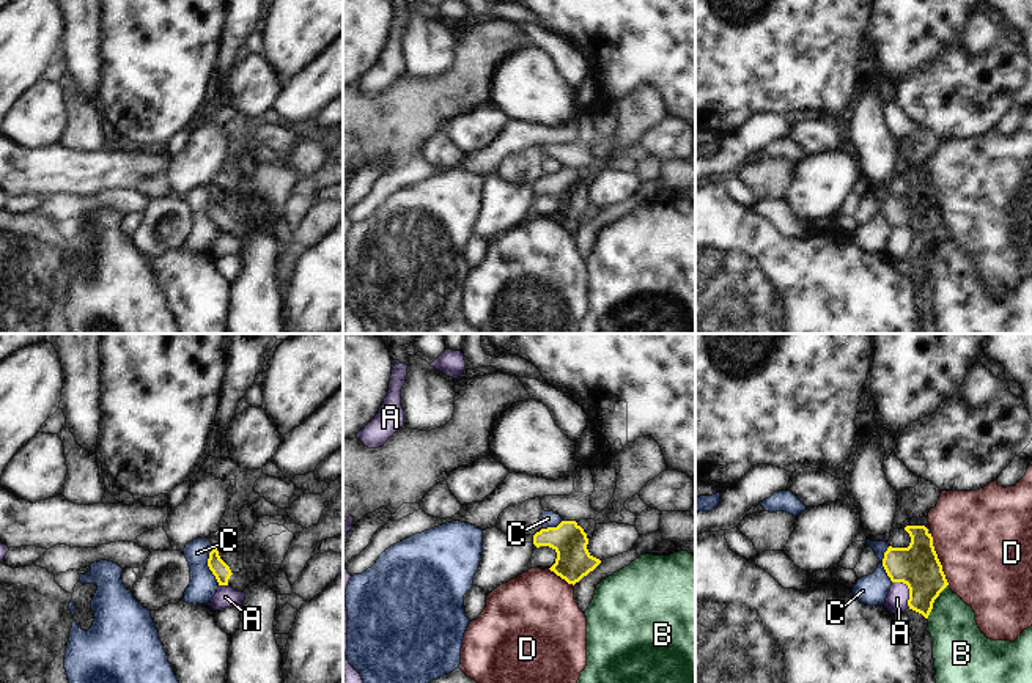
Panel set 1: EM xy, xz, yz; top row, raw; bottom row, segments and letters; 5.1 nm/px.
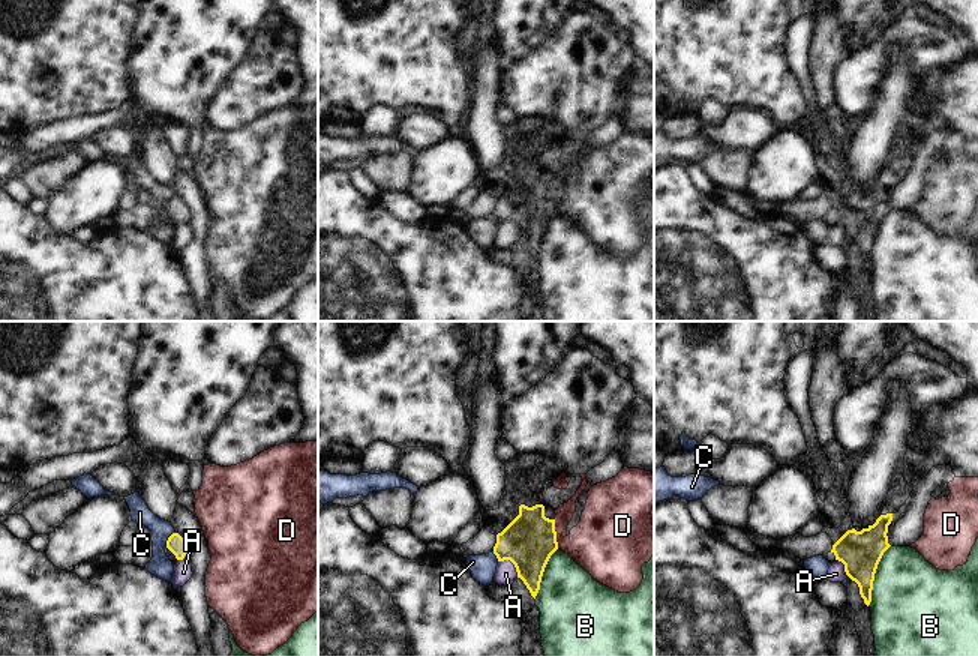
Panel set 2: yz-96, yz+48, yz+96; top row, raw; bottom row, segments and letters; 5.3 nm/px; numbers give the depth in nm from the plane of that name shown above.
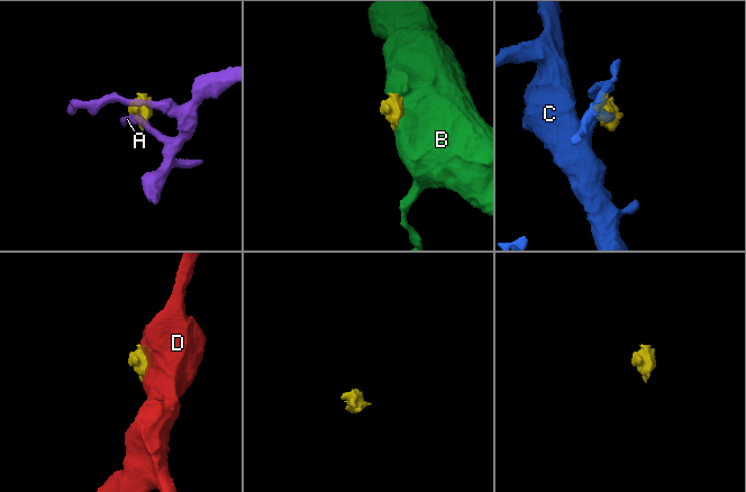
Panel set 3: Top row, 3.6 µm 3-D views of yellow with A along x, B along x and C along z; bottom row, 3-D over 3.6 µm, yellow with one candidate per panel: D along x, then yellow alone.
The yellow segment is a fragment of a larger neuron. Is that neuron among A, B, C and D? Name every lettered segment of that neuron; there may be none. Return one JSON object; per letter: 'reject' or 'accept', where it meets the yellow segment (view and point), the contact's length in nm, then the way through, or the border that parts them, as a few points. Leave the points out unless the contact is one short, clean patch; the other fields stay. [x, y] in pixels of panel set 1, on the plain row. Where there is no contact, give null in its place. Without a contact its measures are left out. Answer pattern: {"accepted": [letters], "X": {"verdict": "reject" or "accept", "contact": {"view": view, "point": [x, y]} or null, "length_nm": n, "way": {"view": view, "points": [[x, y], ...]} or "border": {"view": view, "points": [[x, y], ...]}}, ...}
{"accepted": [], "A": {"verdict": "reject", "contact": {"view": "yz", "point": [908, 235]}, "length_nm": 160, "border": {"view": "yz", "points": [[892, 228], [902, 228], [906, 233], [910, 254]]}}, "B": {"verdict": "reject", "contact": {"view": "yz", "point": [933, 249]}, "length_nm": 220, "border": {"view": "yz", "points": [[947, 232], [935, 247], [927, 266]]}}, "C": {"verdict": "reject", "contact": {"view": "xy", "point": [208, 213]}, "length_nm": 200, "border": {"view": "xy", "points": [[214, 194], [210, 200], [208, 216], [219, 232]]}}, "D": {"verdict": "reject", "contact": {"view": "yz", "point": [938, 206]}, "length_nm": 280, "border": {"view": "yz", "points": [[930, 181], [933, 197], [949, 232]]}}}

